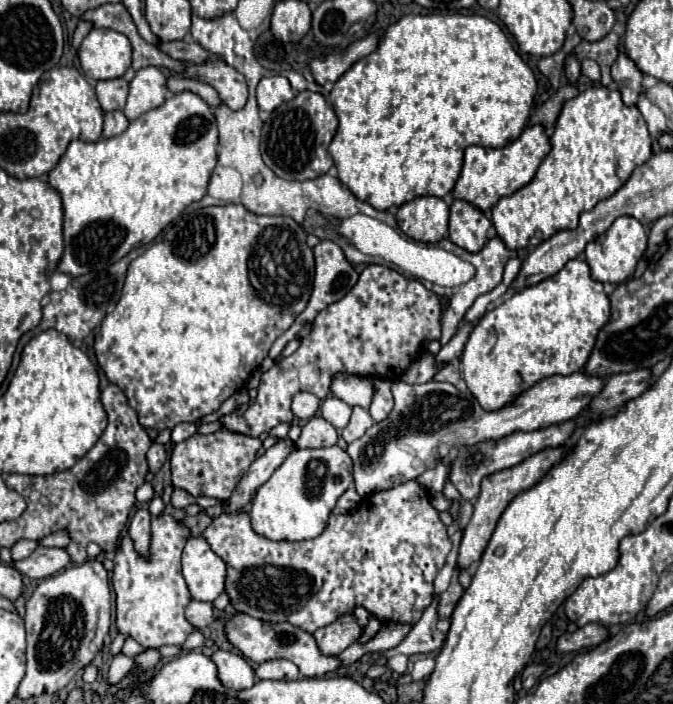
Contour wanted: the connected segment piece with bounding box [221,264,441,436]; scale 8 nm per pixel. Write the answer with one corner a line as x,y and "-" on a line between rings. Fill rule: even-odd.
371,264
361,272
347,296
319,312
299,348
289,358
275,362
275,366
261,376
259,394
247,404
245,412
223,416
221,422
233,432
261,436
293,418
291,400
297,392
311,392
323,400
331,394
331,380
339,372
399,380
421,354
423,344
439,338
441,302
437,294
427,290
419,280
407,278
397,270

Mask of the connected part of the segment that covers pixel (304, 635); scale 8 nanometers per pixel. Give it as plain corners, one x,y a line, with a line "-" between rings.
237,612
225,622
225,636
245,658
257,664
275,660
275,658
285,658
285,660
291,660
305,678
319,678
341,668
341,660
337,656
323,656
313,634
287,622
263,622
253,616

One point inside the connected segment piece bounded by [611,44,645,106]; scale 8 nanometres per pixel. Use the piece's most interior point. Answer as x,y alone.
629,79

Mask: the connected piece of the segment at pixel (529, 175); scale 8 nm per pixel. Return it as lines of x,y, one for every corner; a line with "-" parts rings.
541,124
527,126
523,134
503,146
503,148
485,148
485,146
469,146
465,150
465,162
461,176
453,188
453,198
461,198
477,206
479,210
491,208
501,196
509,196
521,186
529,184
535,176
535,170
543,162
543,158
549,154
551,142
549,136
545,134
545,128

